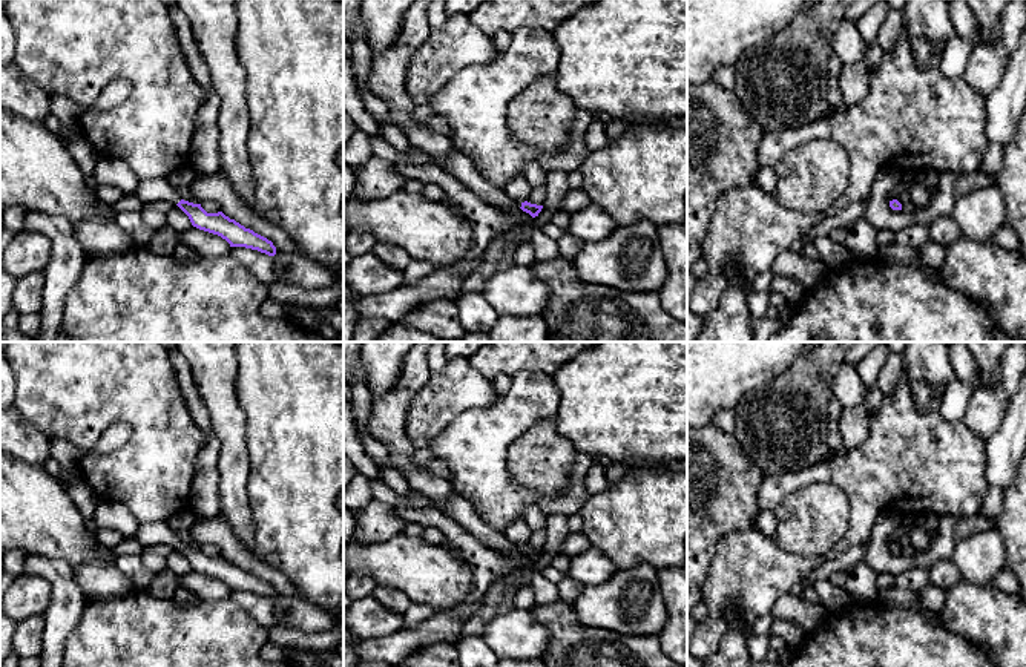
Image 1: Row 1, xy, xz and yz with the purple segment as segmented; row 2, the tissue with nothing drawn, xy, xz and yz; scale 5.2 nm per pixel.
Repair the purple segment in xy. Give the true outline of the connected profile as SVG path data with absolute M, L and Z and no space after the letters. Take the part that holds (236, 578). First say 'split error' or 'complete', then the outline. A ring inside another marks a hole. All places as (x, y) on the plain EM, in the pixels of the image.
split error | M166 521L141 524L133 538L144 546L167 544L178 549L189 560L193 570L221 580L230 590L245 590L268 600L276 598L276 590L271 584L245 572L222 555L207 557L201 547L181 543L176 532Z

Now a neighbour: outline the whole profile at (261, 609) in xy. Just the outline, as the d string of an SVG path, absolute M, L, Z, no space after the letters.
M232 590L230 600L238 603L265 630L279 626L271 600L245 590Z

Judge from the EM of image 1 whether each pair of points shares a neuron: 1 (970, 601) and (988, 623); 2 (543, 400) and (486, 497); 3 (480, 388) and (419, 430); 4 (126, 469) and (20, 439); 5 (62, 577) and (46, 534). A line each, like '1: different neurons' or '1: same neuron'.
1: same neuron
2: same neuron
3: same neuron
4: different neurons
5: different neurons

